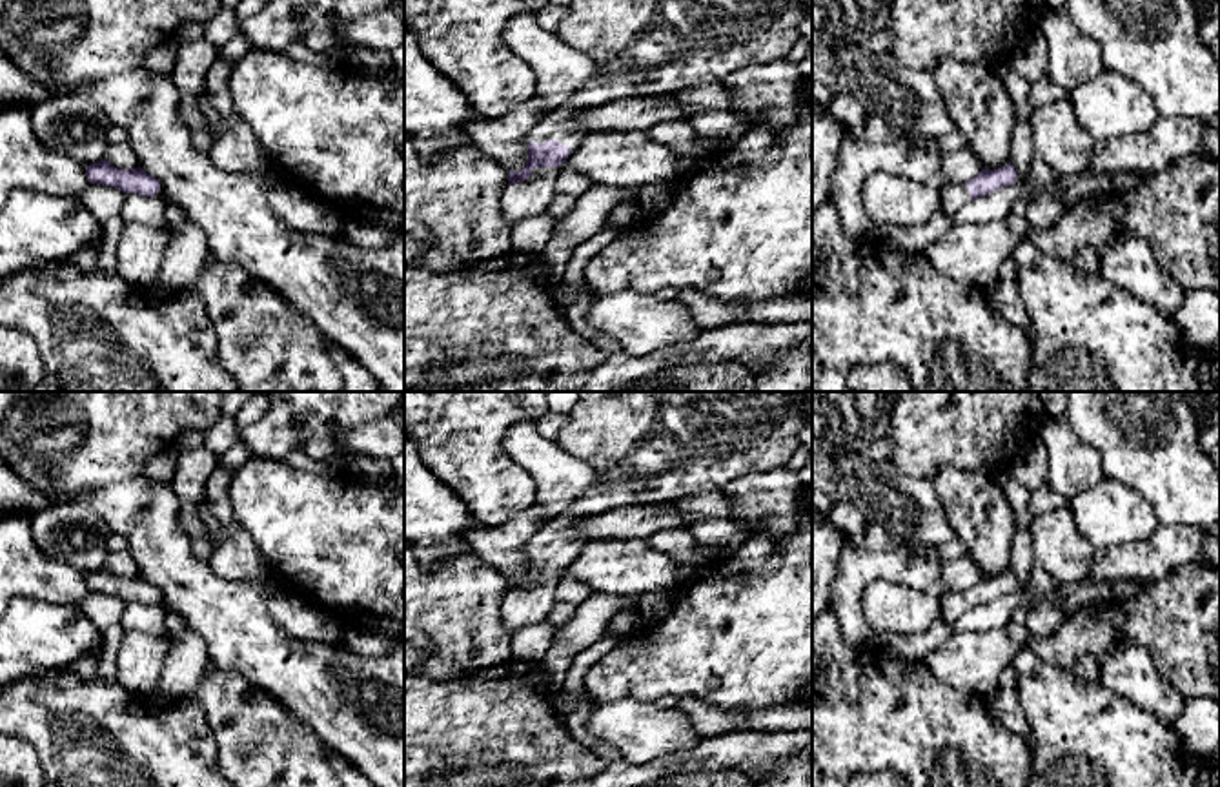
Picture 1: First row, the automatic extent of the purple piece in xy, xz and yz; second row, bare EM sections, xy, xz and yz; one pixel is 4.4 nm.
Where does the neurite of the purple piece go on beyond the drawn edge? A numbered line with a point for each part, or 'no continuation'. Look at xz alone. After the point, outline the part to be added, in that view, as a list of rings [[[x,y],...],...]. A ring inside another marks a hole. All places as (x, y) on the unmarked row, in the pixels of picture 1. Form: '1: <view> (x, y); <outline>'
1: xz (645, 447); [[[581,392],[568,423],[555,437],[559,448],[588,463],[597,479],[563,514],[548,519],[528,550],[557,548],[572,559],[588,543],[570,532],[586,517],[632,505],[666,505],[690,496],[721,492],[737,475],[787,466],[799,446],[798,403],[805,392]]]

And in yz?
1: yz (953, 605); [[[945,592],[940,598],[940,619],[952,625],[963,612],[971,608],[967,592]]]

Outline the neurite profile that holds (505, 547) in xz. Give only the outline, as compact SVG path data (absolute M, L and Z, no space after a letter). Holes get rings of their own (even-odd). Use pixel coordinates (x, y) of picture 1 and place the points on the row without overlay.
M534 505L503 525L488 526L475 519L464 536L473 552L506 579L521 579L528 568L528 543L548 519Z

